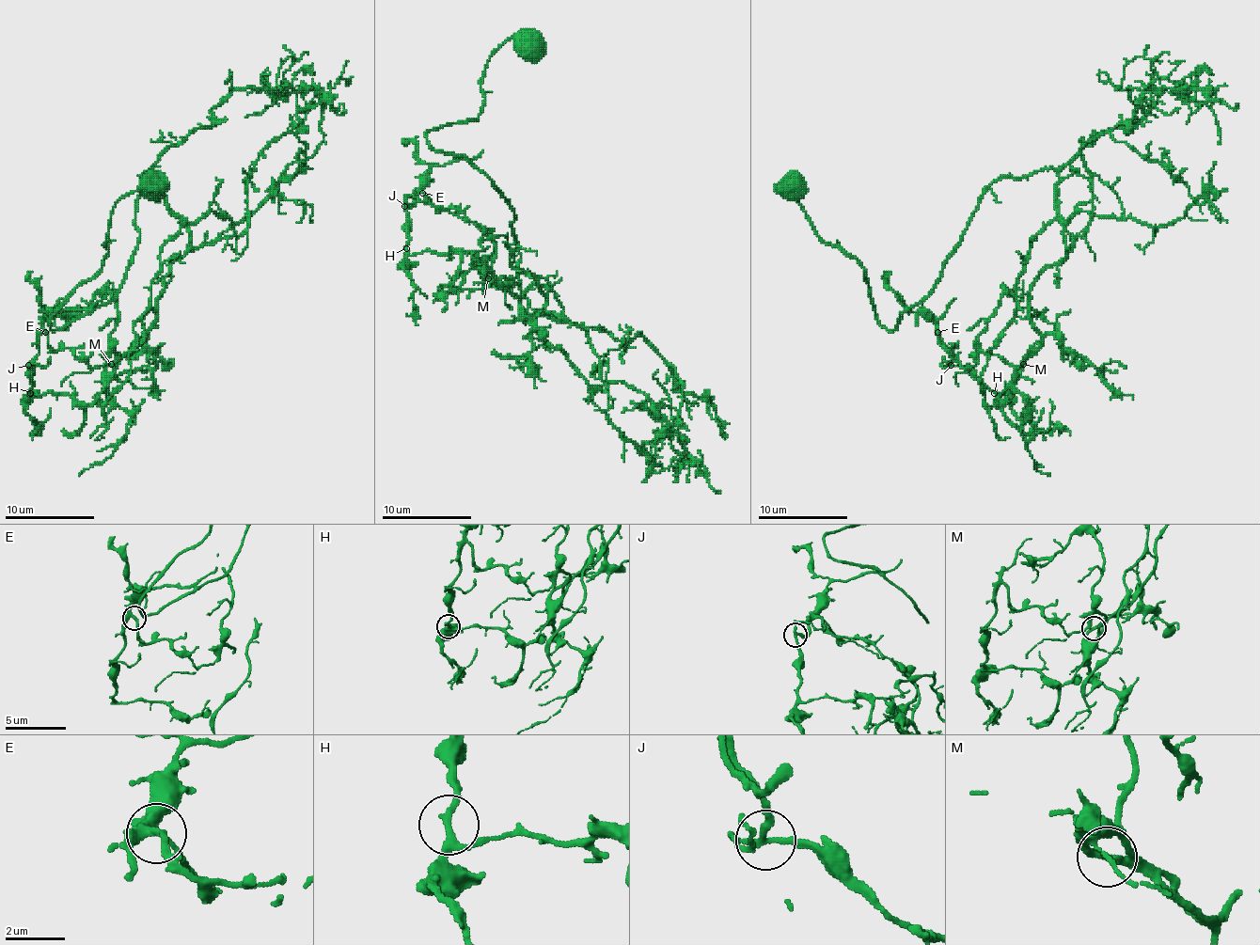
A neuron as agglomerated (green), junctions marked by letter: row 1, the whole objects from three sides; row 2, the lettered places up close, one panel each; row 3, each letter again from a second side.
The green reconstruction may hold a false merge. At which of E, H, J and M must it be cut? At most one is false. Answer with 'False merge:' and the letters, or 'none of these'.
False merge: none of these

